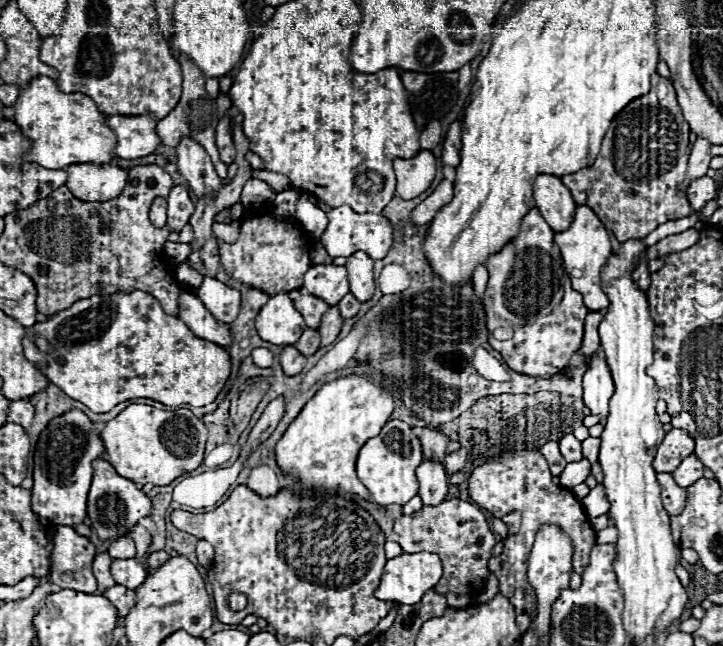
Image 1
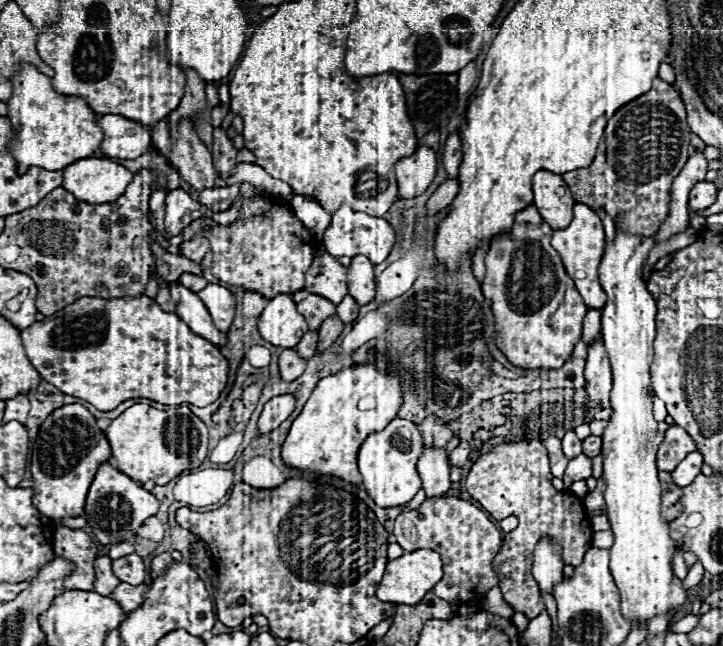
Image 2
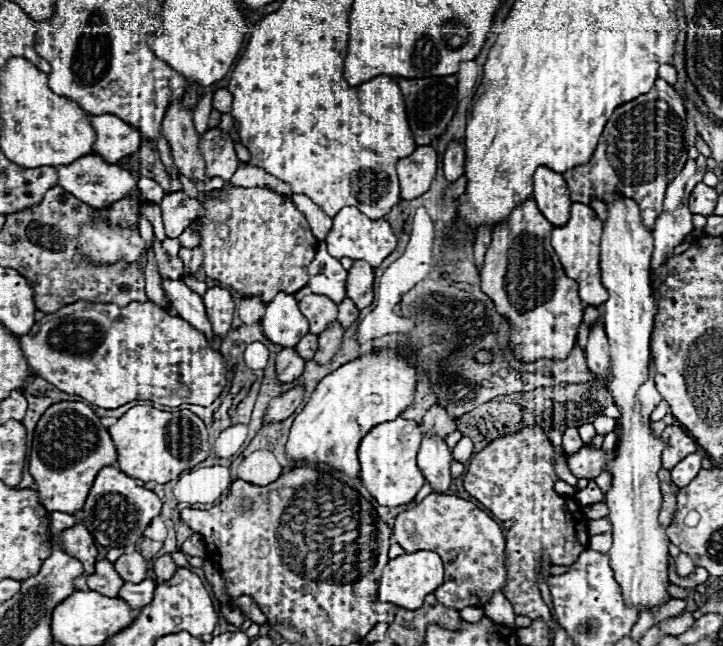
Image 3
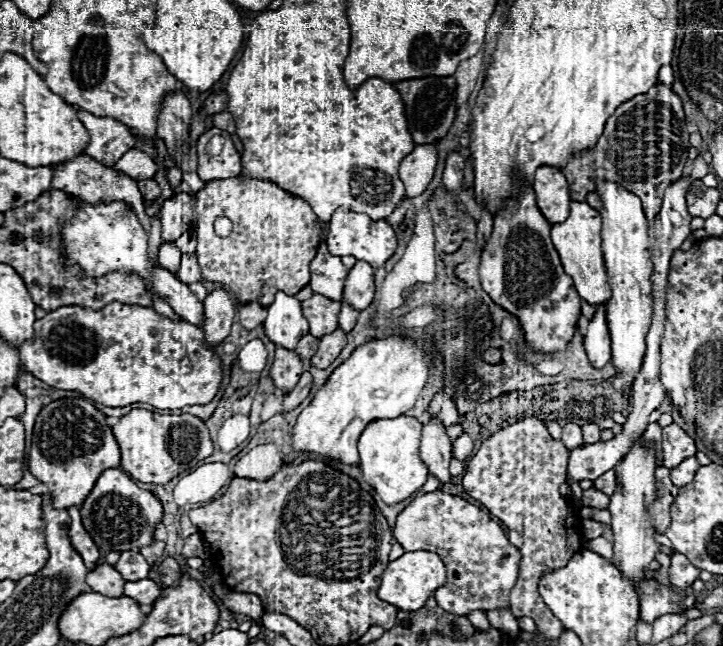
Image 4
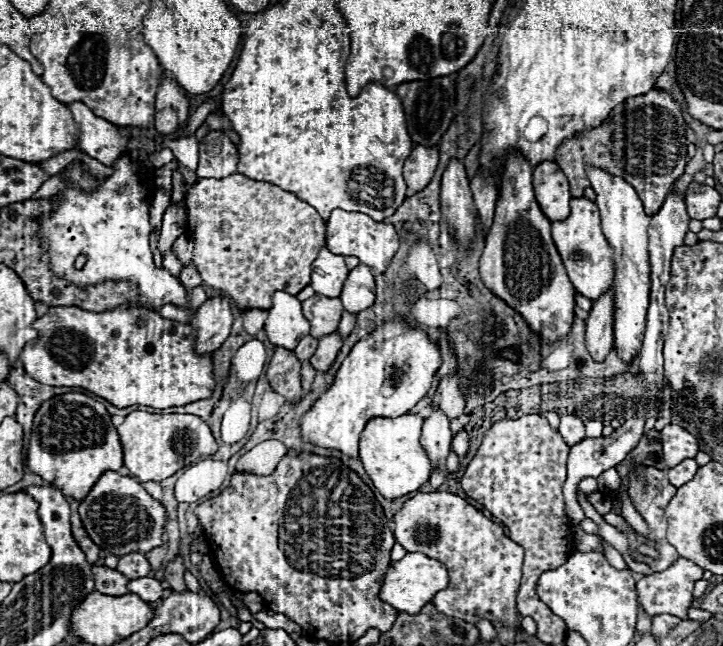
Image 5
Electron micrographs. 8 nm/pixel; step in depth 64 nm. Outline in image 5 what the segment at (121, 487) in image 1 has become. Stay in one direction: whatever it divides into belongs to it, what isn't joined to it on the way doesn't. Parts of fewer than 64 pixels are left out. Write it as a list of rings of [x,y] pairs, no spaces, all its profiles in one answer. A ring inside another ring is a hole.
[[[108,470],[104,472],[90,494],[80,502],[82,524],[92,542],[106,554],[124,556],[128,552],[150,552],[162,544],[162,532],[166,522],[164,506],[154,500],[142,486],[130,476]]]

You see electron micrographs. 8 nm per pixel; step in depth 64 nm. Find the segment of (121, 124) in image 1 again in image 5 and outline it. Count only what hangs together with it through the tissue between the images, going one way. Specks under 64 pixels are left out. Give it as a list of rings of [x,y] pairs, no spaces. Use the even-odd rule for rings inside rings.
[[[72,102],[68,108],[80,126],[78,150],[106,166],[112,166],[114,158],[120,158],[126,152],[128,138],[112,122],[94,116],[82,102]]]

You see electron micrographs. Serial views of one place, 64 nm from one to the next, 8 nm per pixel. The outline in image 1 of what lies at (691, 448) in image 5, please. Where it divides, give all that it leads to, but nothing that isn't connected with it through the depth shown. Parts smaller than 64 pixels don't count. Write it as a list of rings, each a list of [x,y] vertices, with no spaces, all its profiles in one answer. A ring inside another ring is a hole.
[[[672,428],[670,432],[666,432],[666,438],[658,448],[652,466],[656,472],[662,470],[674,472],[678,468],[678,462],[682,462],[682,458],[686,458],[686,454],[692,452],[694,452],[694,440],[688,436],[688,432],[680,428]]]

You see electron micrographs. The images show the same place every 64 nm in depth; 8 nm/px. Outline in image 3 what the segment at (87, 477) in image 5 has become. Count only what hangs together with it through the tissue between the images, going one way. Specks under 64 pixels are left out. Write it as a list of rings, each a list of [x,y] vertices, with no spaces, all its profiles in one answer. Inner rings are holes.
[[[58,402],[50,406],[44,416],[40,418],[34,440],[32,440],[32,450],[30,450],[30,474],[36,480],[38,486],[38,502],[44,506],[46,512],[66,512],[66,514],[76,514],[82,510],[84,500],[90,492],[90,486],[96,478],[96,474],[104,468],[116,462],[116,448],[112,444],[112,438],[108,430],[100,424],[100,418],[94,414],[94,410],[88,404],[82,402]]]

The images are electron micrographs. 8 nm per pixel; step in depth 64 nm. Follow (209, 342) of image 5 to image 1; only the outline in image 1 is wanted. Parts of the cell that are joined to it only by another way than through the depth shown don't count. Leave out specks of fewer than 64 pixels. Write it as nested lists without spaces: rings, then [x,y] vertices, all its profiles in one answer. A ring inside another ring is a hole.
[[[206,276],[202,286],[198,288],[198,298],[204,302],[204,306],[222,322],[222,324],[232,324],[240,312],[240,302],[242,296],[238,290],[222,284],[216,278]]]

